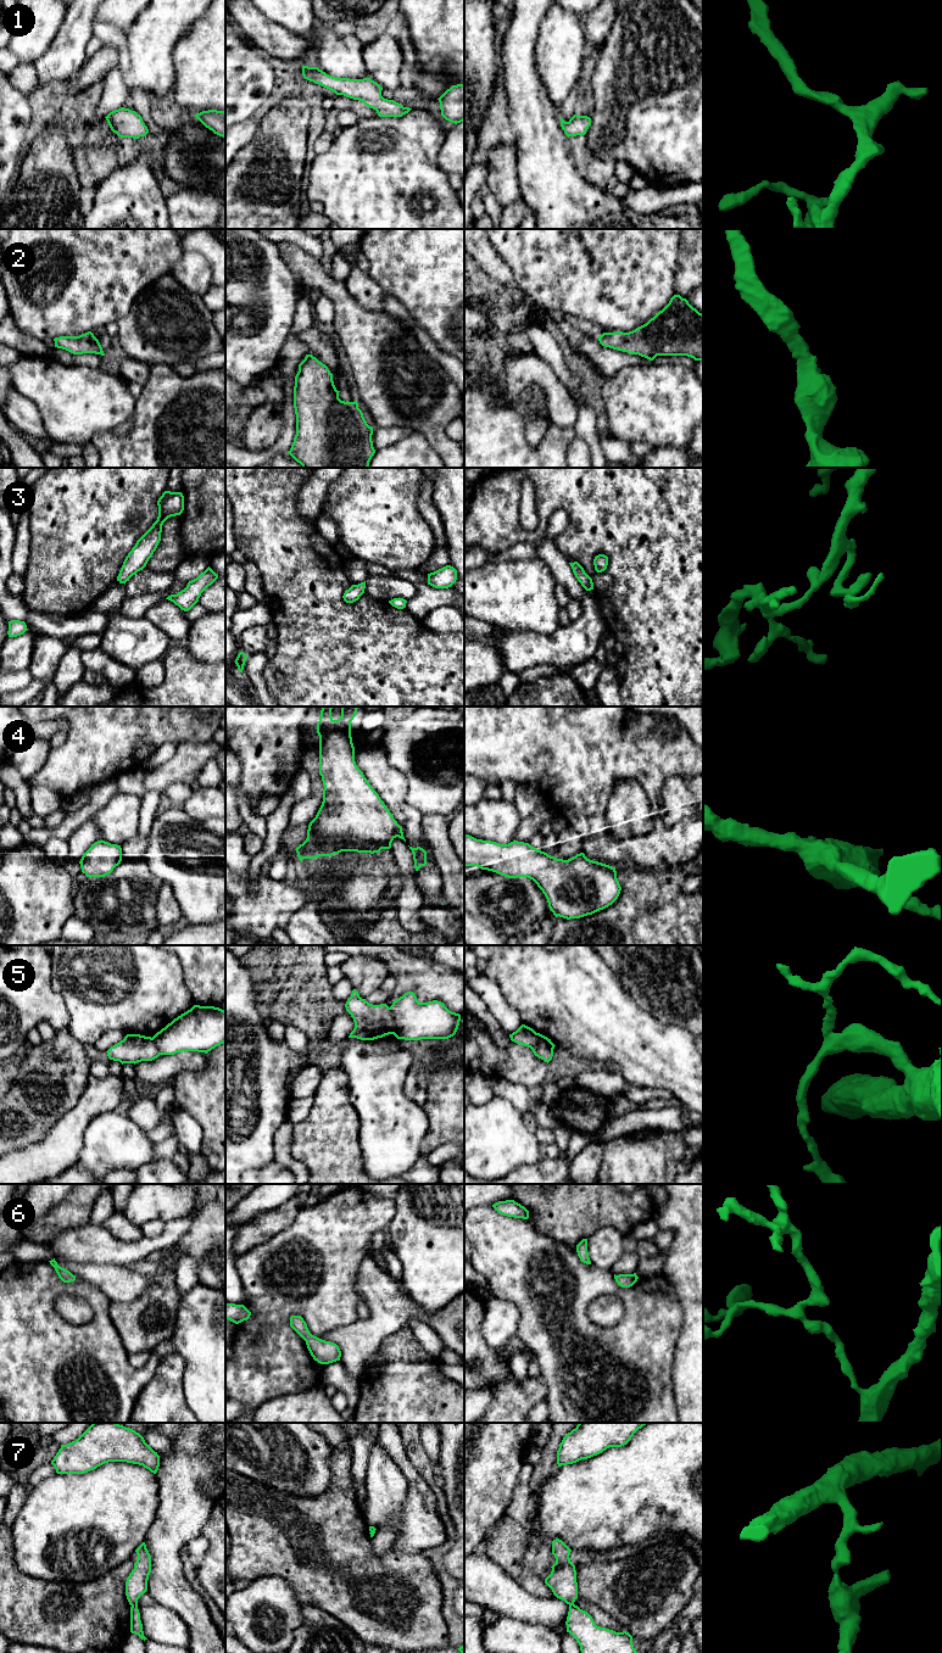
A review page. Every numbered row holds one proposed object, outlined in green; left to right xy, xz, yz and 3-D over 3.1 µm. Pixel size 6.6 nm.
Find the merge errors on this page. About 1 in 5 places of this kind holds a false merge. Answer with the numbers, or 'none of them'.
5, 7

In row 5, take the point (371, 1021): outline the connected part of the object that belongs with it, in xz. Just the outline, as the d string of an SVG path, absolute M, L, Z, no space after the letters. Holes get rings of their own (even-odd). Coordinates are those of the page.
M353 989L345 1007L355 1022L355 1028L349 1038L374 1040L392 1034L395 1027L394 1016L386 1004L369 1004Z

